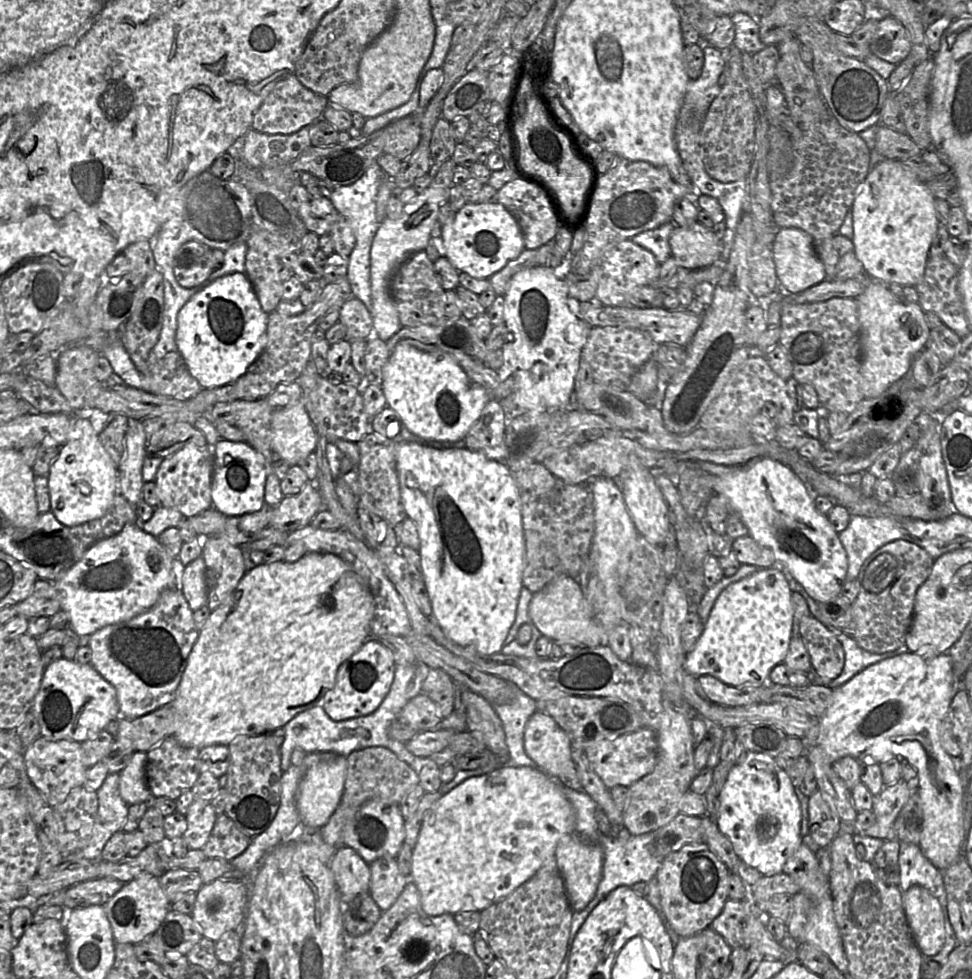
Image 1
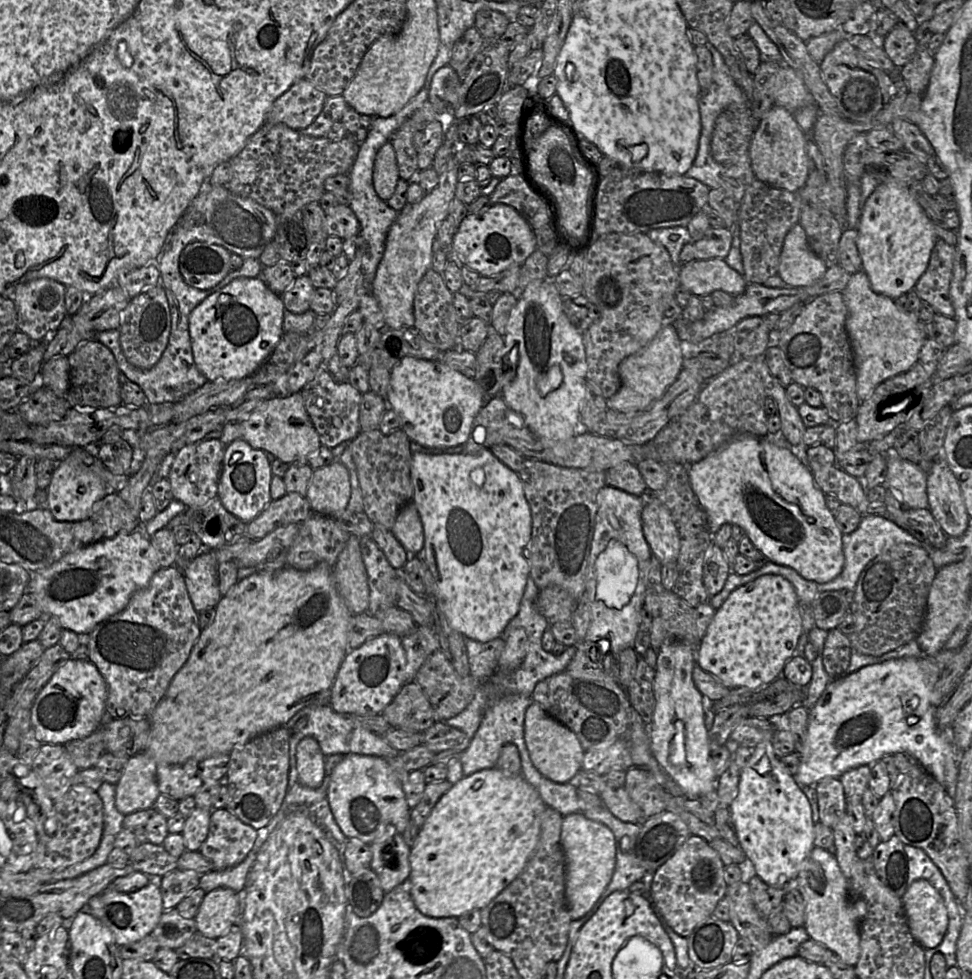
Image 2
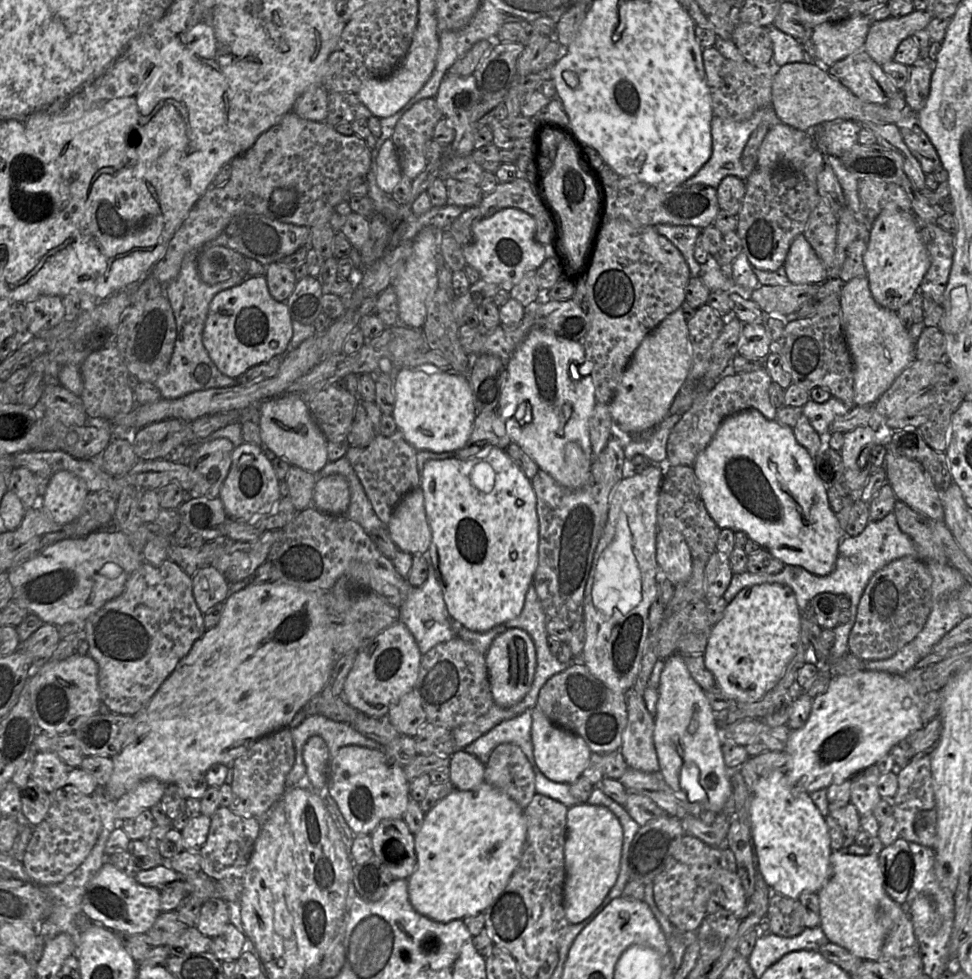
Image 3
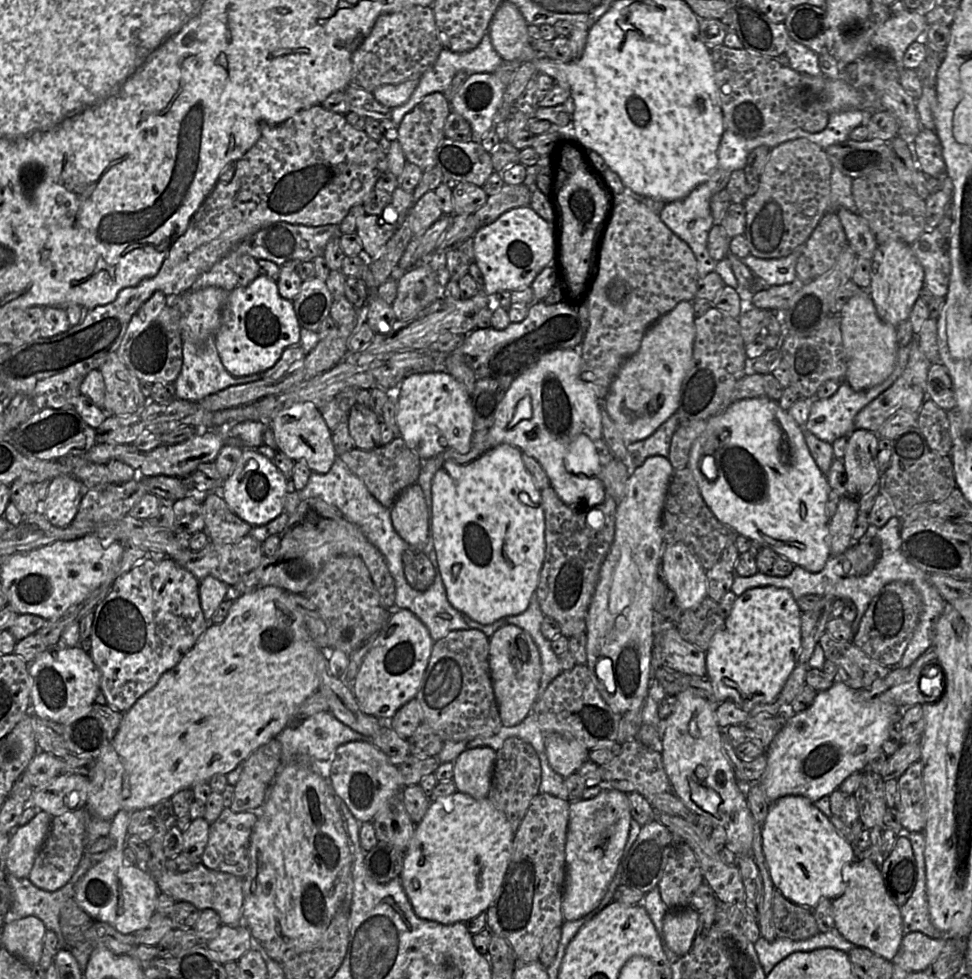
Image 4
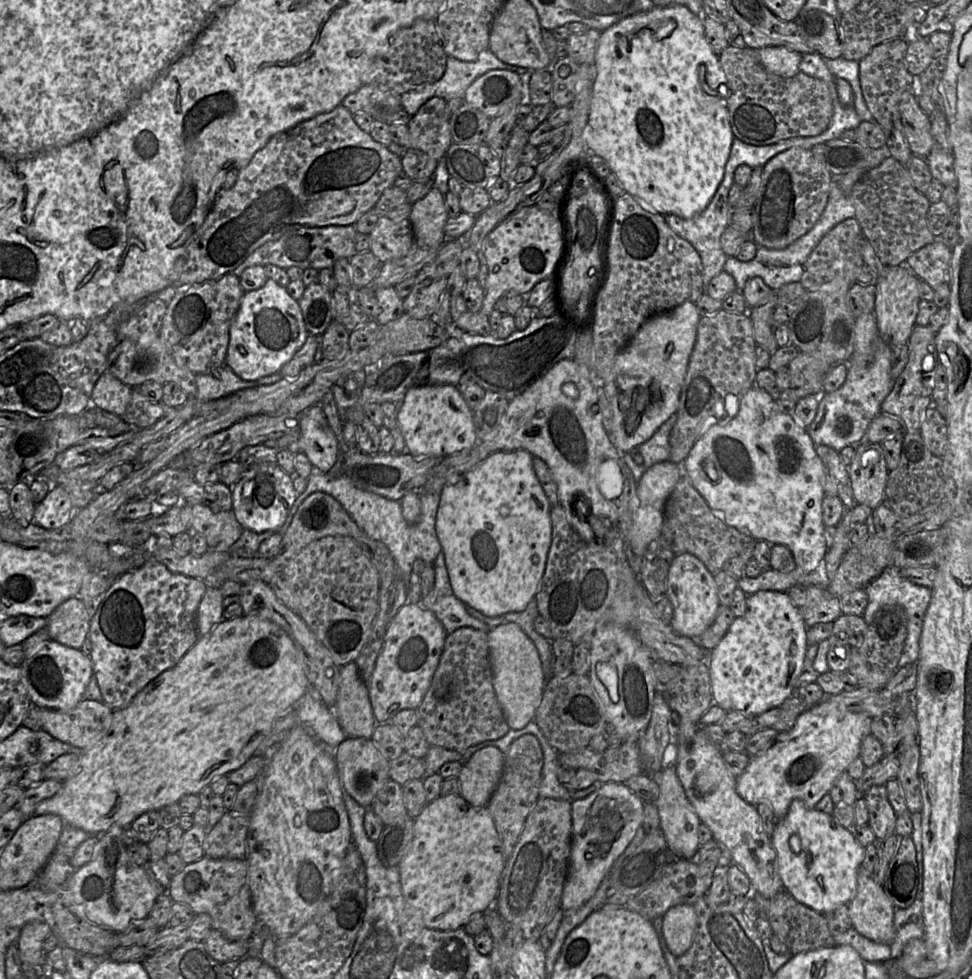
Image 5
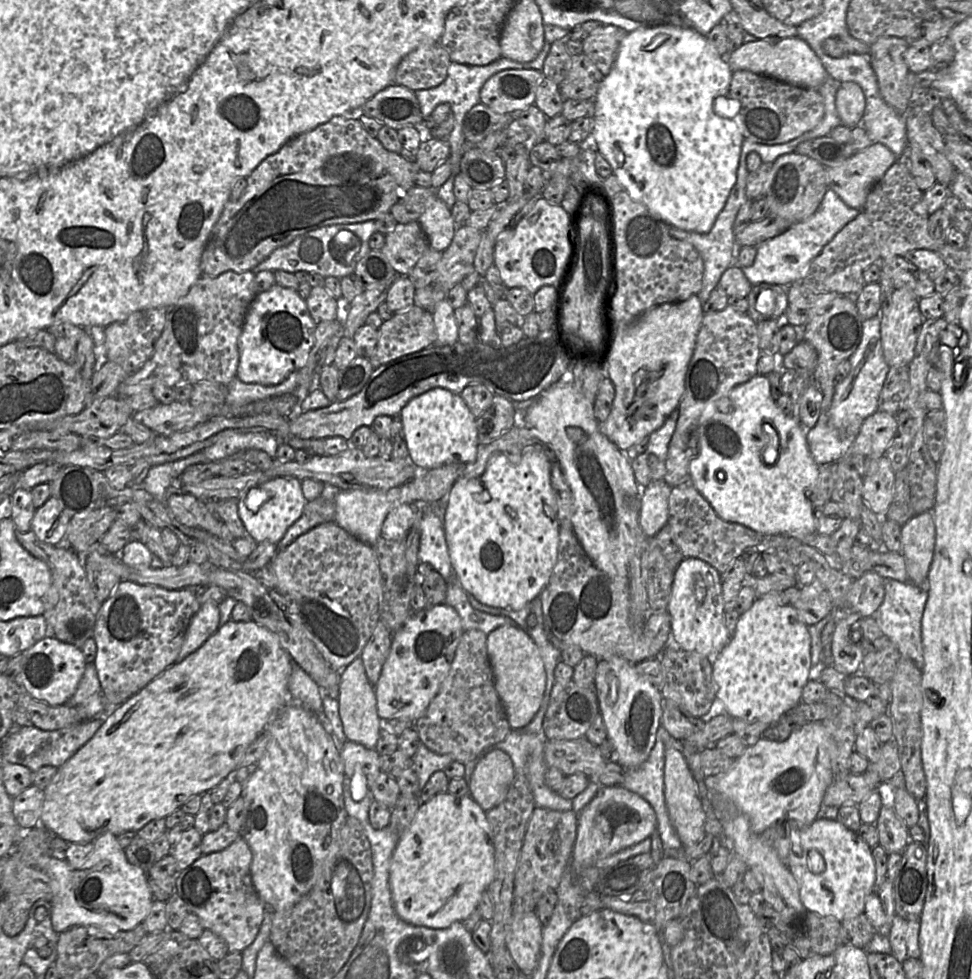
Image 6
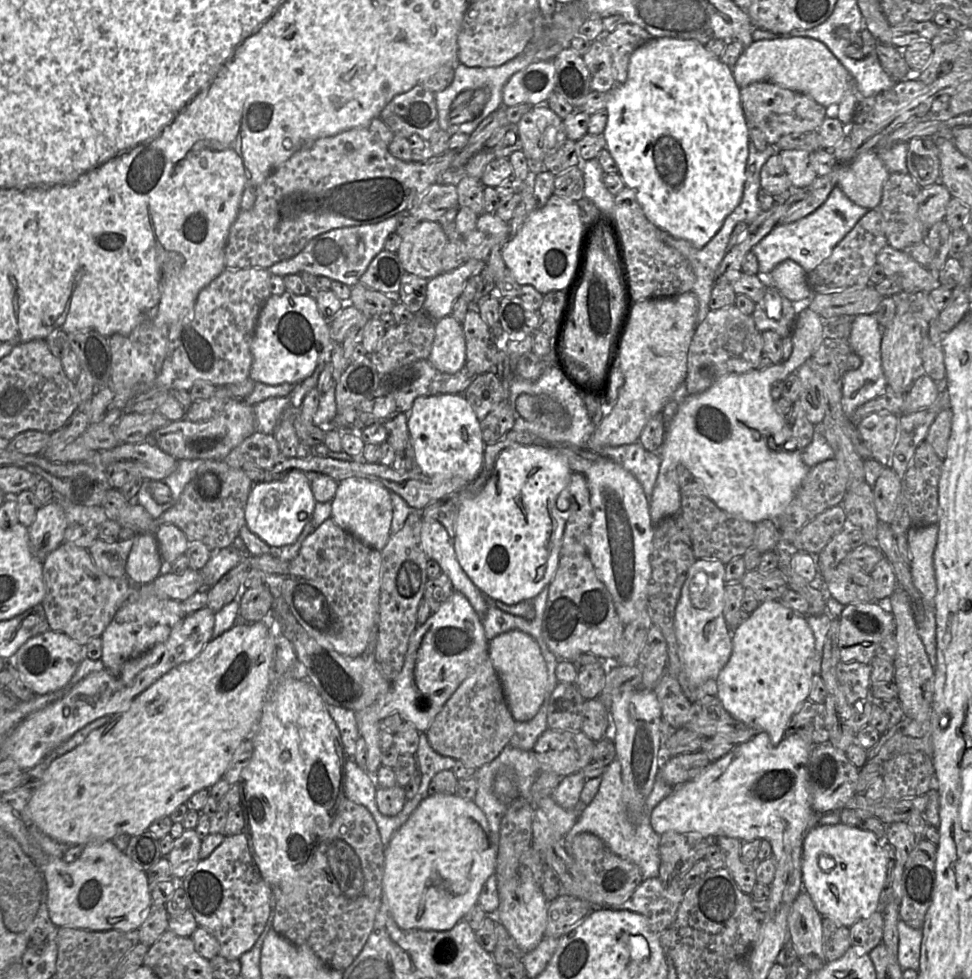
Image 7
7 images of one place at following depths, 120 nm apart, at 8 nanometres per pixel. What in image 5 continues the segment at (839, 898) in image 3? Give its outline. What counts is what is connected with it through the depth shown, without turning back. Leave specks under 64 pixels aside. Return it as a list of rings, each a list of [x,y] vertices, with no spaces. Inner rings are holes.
[[[859,868],[857,892],[847,904],[854,928],[862,936],[884,944],[892,944],[895,938],[895,908],[885,894],[882,885]]]

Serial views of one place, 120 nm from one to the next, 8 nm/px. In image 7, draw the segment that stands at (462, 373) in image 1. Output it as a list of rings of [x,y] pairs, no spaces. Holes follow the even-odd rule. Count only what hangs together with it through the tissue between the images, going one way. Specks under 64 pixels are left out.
[[[438,394],[415,399],[408,417],[408,430],[420,470],[428,476],[474,481],[483,468],[485,442],[480,421],[463,394]]]

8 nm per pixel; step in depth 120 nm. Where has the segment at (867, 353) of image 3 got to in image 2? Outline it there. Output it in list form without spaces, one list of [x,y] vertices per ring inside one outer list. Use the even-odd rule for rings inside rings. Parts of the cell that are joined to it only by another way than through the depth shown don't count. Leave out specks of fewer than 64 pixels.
[[[863,271],[851,275],[842,295],[847,307],[846,331],[853,352],[856,391],[860,402],[863,402],[878,385],[909,371],[918,362],[927,339],[925,323],[918,315],[899,310],[893,299],[873,291]]]

